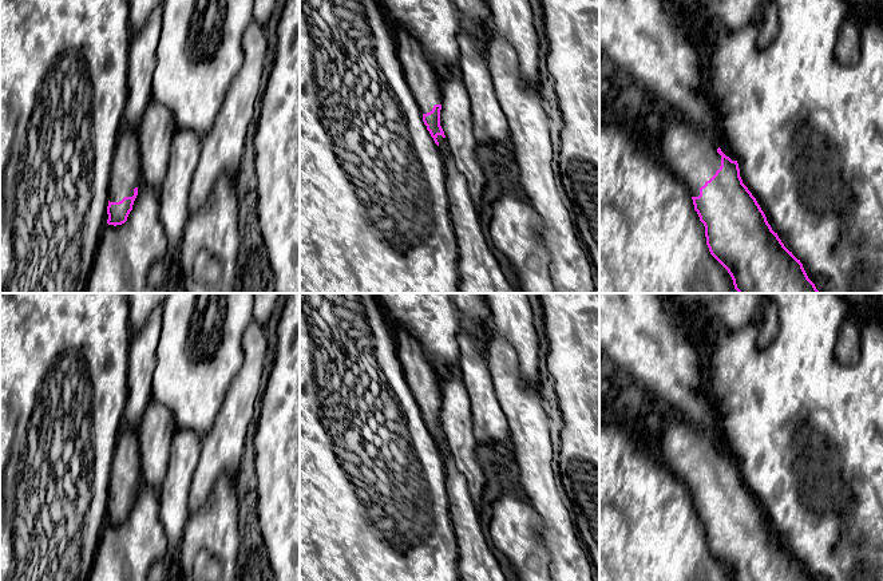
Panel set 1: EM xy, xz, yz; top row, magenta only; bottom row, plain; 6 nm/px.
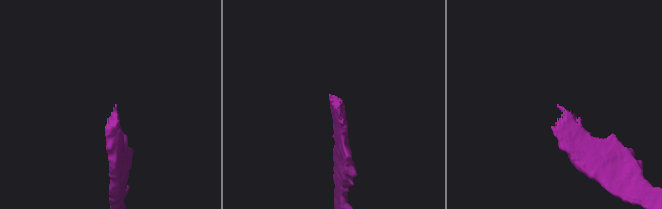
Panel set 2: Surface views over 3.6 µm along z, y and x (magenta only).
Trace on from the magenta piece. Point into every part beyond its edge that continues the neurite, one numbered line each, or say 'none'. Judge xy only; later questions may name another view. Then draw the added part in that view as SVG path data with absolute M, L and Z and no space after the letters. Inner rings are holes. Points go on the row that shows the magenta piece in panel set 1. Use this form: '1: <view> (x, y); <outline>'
1: xy (125, 176); M122 124L112 155L108 201L119 202L124 197L132 197L134 189L140 183L142 174L138 131Z

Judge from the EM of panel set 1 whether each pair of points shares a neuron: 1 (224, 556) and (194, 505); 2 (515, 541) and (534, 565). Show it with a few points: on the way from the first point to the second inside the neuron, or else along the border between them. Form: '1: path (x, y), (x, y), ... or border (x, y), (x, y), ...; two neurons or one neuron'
1: border (214, 483), (208, 501), (191, 513); two neurons
2: path (521, 546), (531, 560); one neuron

